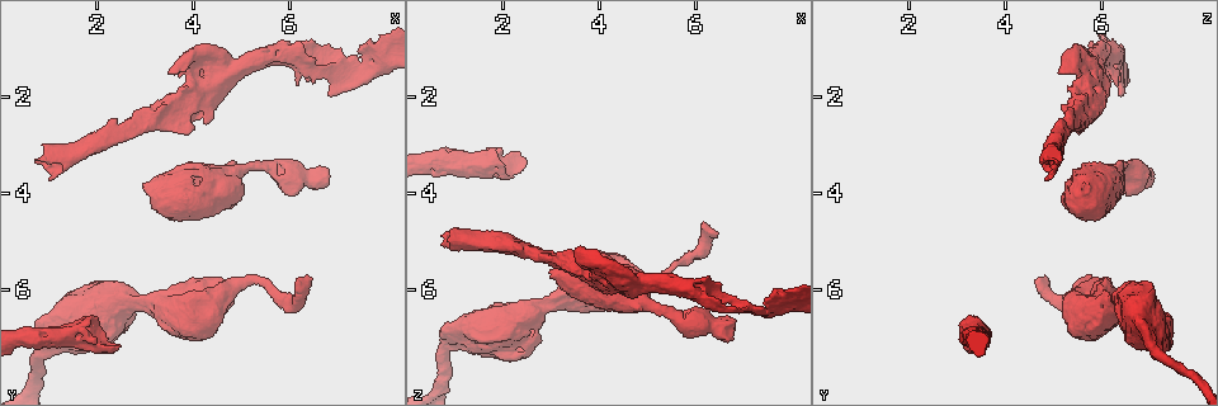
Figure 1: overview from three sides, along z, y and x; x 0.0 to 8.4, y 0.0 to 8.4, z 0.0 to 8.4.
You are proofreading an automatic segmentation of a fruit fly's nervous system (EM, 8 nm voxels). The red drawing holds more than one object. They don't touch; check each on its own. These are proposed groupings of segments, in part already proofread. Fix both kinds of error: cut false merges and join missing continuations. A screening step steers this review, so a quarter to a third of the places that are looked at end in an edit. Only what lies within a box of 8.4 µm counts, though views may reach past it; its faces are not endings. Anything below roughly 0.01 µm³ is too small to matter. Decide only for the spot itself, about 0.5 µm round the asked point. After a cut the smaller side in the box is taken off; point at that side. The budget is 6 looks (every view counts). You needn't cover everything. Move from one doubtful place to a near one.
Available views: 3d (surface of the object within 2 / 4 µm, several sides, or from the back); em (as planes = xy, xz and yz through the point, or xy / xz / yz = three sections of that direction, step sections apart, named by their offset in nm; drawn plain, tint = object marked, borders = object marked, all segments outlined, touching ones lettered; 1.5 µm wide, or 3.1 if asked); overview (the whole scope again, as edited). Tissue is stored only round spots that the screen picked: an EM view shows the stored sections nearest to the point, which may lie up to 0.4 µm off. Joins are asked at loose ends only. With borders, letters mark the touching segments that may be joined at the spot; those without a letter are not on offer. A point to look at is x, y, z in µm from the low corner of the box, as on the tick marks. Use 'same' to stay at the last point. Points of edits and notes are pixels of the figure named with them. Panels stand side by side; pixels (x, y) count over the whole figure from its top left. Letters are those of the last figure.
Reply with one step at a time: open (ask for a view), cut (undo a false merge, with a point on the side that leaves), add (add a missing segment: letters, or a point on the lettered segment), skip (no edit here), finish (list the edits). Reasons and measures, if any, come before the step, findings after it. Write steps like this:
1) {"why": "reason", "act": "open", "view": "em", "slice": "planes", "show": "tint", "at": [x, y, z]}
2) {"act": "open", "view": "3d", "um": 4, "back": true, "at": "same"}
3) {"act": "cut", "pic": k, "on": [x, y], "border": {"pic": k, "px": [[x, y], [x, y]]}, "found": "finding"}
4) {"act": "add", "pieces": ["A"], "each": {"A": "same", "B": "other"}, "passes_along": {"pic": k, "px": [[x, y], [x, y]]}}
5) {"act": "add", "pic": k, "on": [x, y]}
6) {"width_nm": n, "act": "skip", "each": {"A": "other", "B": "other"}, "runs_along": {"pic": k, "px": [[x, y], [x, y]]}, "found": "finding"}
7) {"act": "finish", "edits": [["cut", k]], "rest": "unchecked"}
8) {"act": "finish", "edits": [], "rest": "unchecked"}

{"act": "open", "view": "3d", "um": 2, "back": true, "at": [4.00, 1.00, 5.25]}

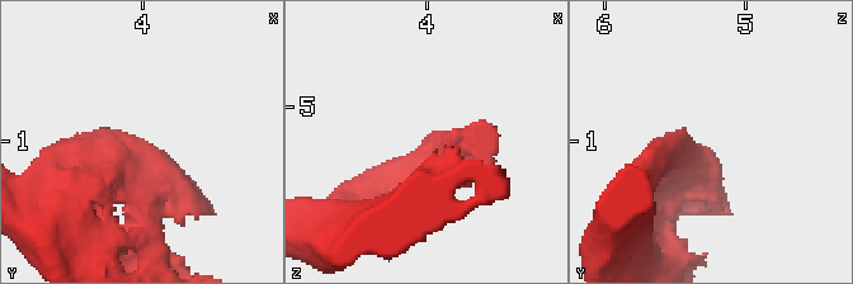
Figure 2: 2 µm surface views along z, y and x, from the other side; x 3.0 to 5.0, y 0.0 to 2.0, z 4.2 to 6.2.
{"act": "open", "view": "em", "slice": "planes", "show": "borders", "at": [4.06, 1.02, 5.32]}

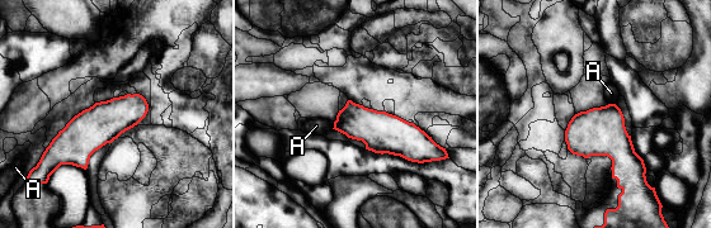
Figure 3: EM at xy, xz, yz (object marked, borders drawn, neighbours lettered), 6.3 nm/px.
{"act": "skip", "each": {"A": "other"}, "found": "one neuron here"}

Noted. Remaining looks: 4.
{"why": "stops while still wide", "act": "open", "view": "em", "slice": "planes", "show": "borders", "at": [6.80, 3.70, 6.90]}

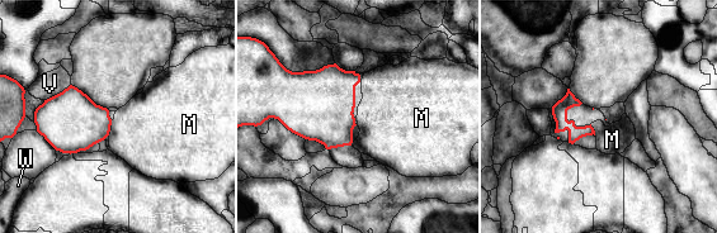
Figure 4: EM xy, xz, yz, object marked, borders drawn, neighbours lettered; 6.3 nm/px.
{"act": "add", "pieces": ["M"], "each": {"M": "same", "V": "other", "W": "other"}, "found": "it goes on there"}

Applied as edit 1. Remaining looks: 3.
{"act": "finish", "edits": [["add", 4]], "rest": "unchecked"}

